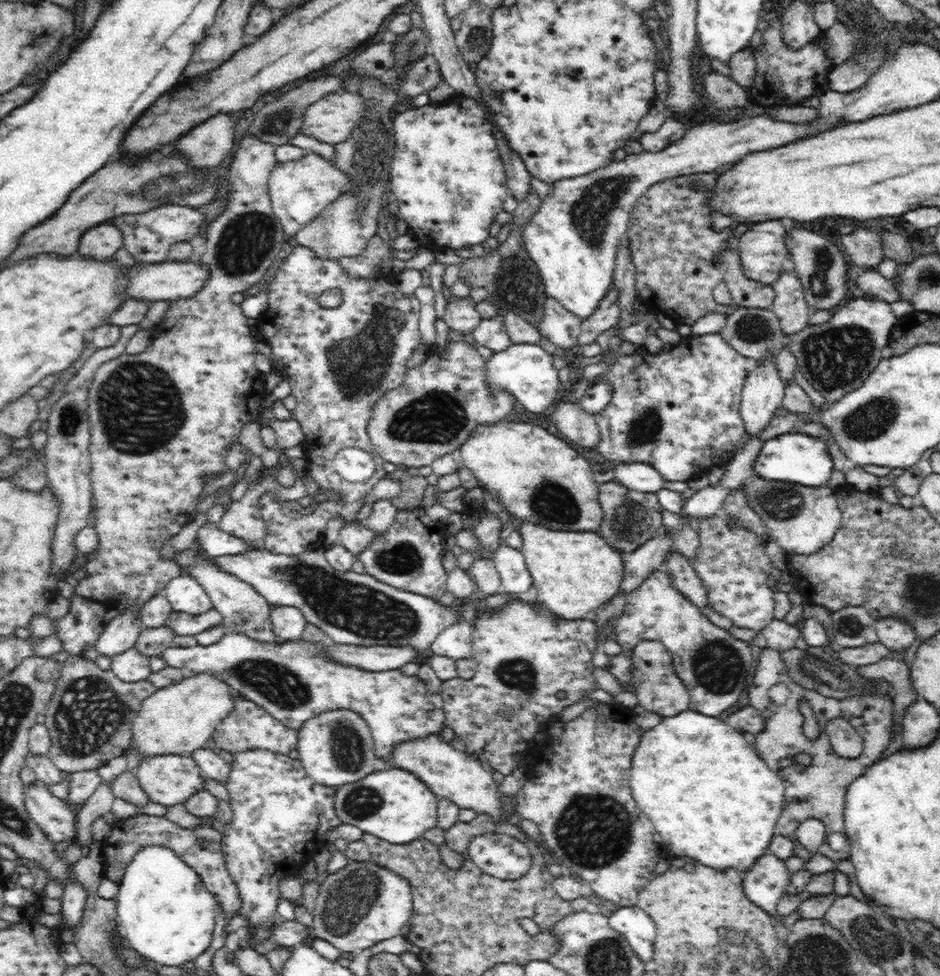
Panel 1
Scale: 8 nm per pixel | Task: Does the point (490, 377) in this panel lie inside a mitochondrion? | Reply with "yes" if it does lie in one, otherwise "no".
no

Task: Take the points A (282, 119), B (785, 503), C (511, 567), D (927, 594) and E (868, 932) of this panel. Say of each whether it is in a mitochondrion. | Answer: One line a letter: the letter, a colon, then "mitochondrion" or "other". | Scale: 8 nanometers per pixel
A: mitochondrion
B: mitochondrion
C: other
D: mitochondrion
E: mitochondrion

